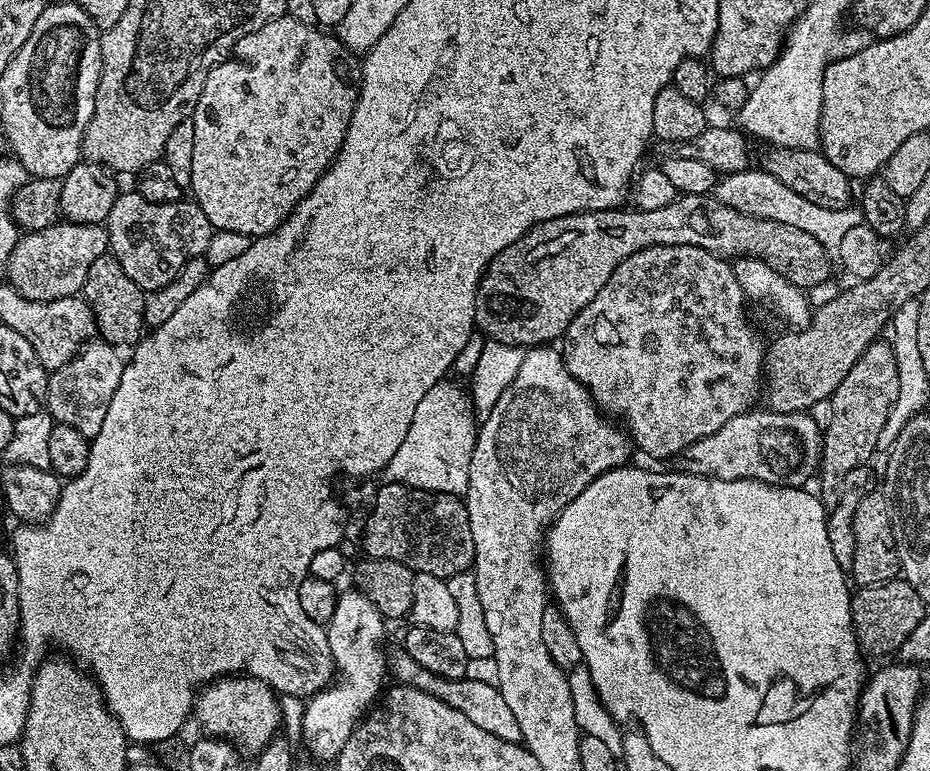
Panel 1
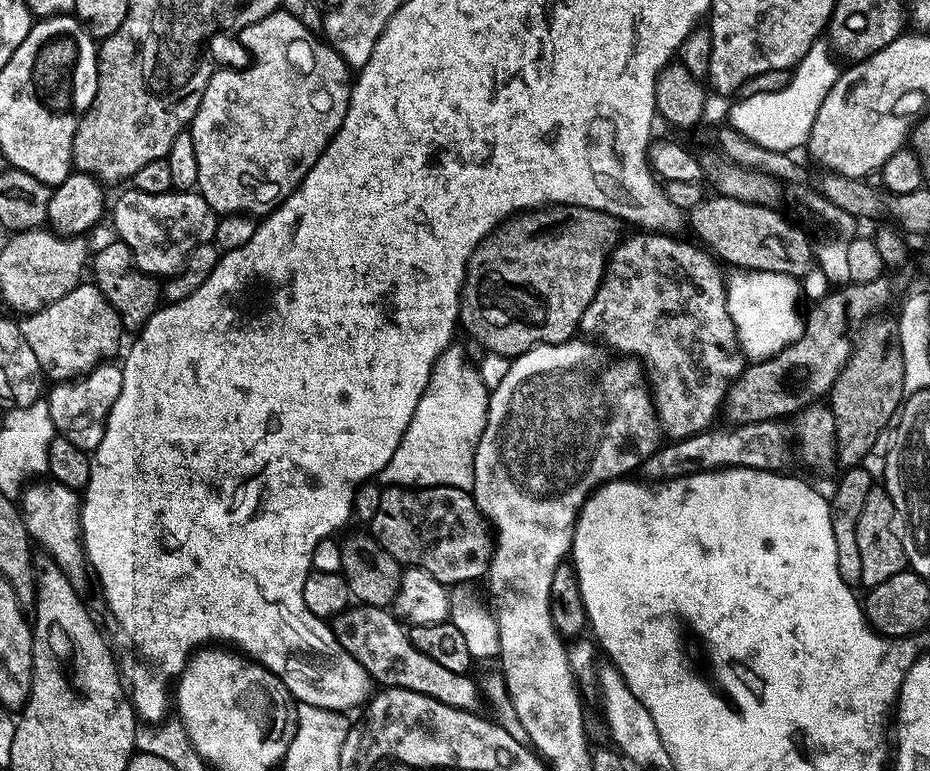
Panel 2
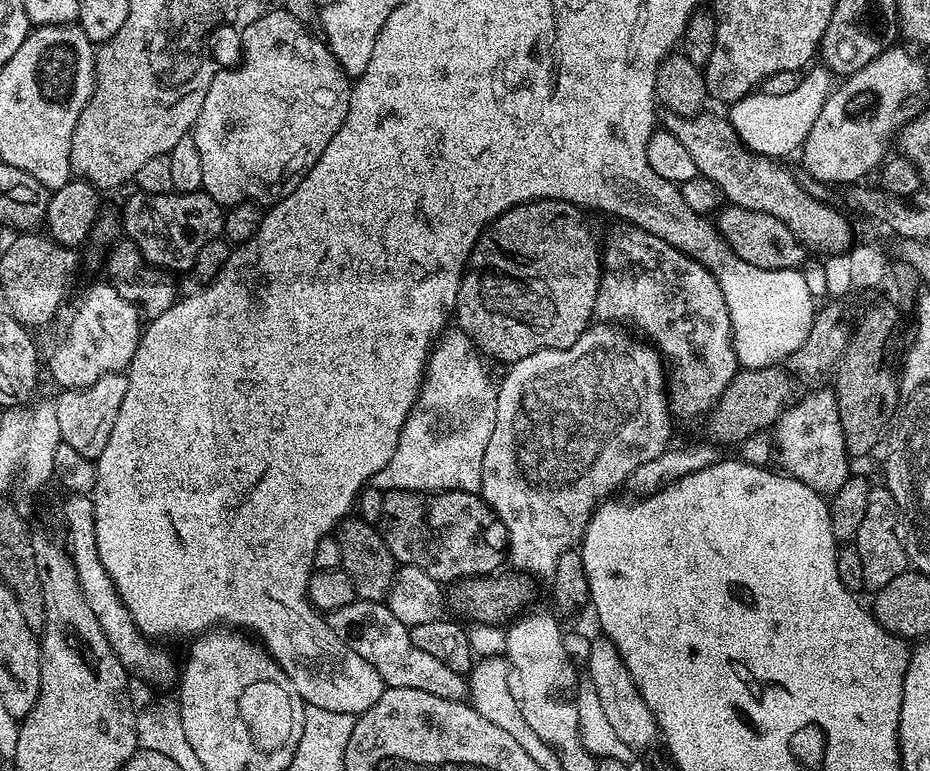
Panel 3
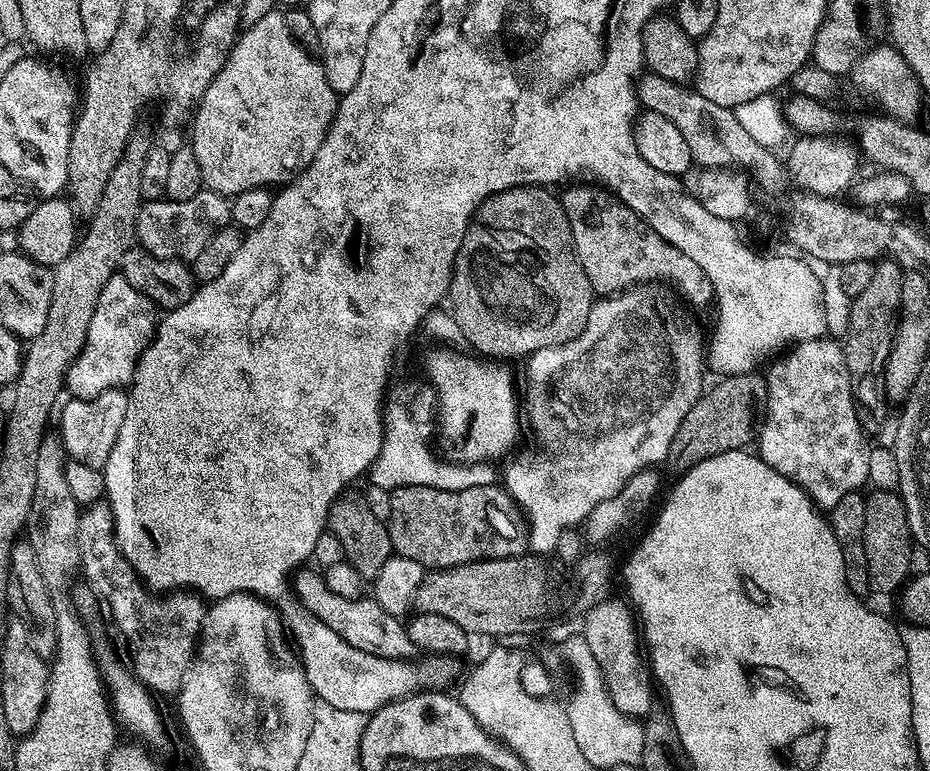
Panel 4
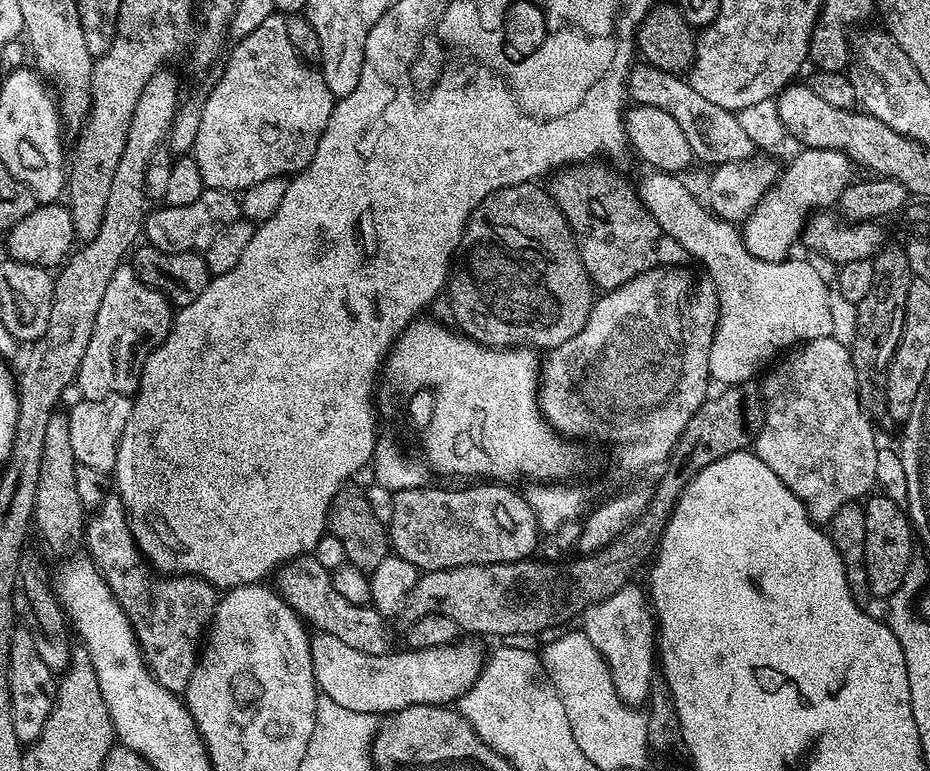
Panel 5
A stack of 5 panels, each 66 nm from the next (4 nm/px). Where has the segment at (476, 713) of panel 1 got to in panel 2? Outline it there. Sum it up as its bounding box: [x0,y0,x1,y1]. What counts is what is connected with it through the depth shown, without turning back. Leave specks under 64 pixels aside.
[330,606,482,711]

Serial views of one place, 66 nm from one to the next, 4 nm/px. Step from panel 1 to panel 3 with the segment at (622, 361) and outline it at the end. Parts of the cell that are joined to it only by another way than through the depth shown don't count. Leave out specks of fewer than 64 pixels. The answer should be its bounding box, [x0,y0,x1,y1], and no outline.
[594,226,738,421]

